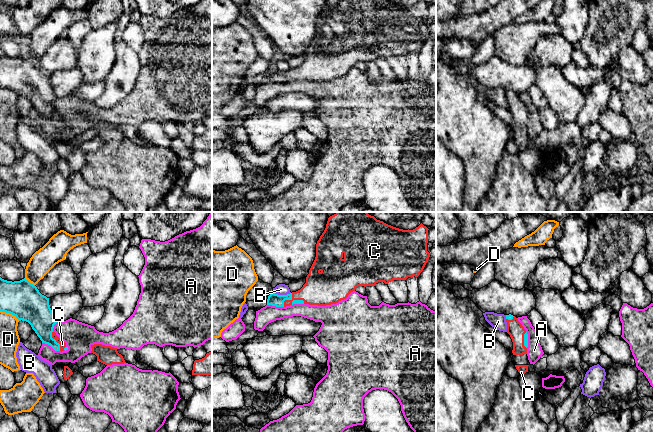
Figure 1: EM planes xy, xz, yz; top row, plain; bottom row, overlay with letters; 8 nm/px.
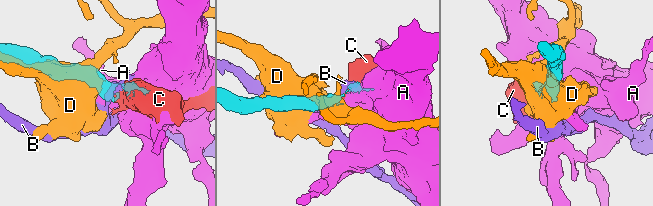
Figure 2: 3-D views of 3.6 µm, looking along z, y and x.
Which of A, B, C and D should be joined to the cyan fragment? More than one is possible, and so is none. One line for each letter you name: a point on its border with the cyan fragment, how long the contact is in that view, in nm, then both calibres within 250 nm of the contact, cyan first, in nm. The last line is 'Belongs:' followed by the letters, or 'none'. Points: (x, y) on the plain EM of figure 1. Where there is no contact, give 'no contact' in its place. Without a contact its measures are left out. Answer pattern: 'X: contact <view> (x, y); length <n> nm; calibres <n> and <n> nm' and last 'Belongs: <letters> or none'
C: contact xz (293, 76); length 180 nm; calibres 100 and 280 nm
Belongs: C

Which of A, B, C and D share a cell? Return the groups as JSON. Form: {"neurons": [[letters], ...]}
{"neurons": [["A"], ["B"], ["C"], ["D"]]}

